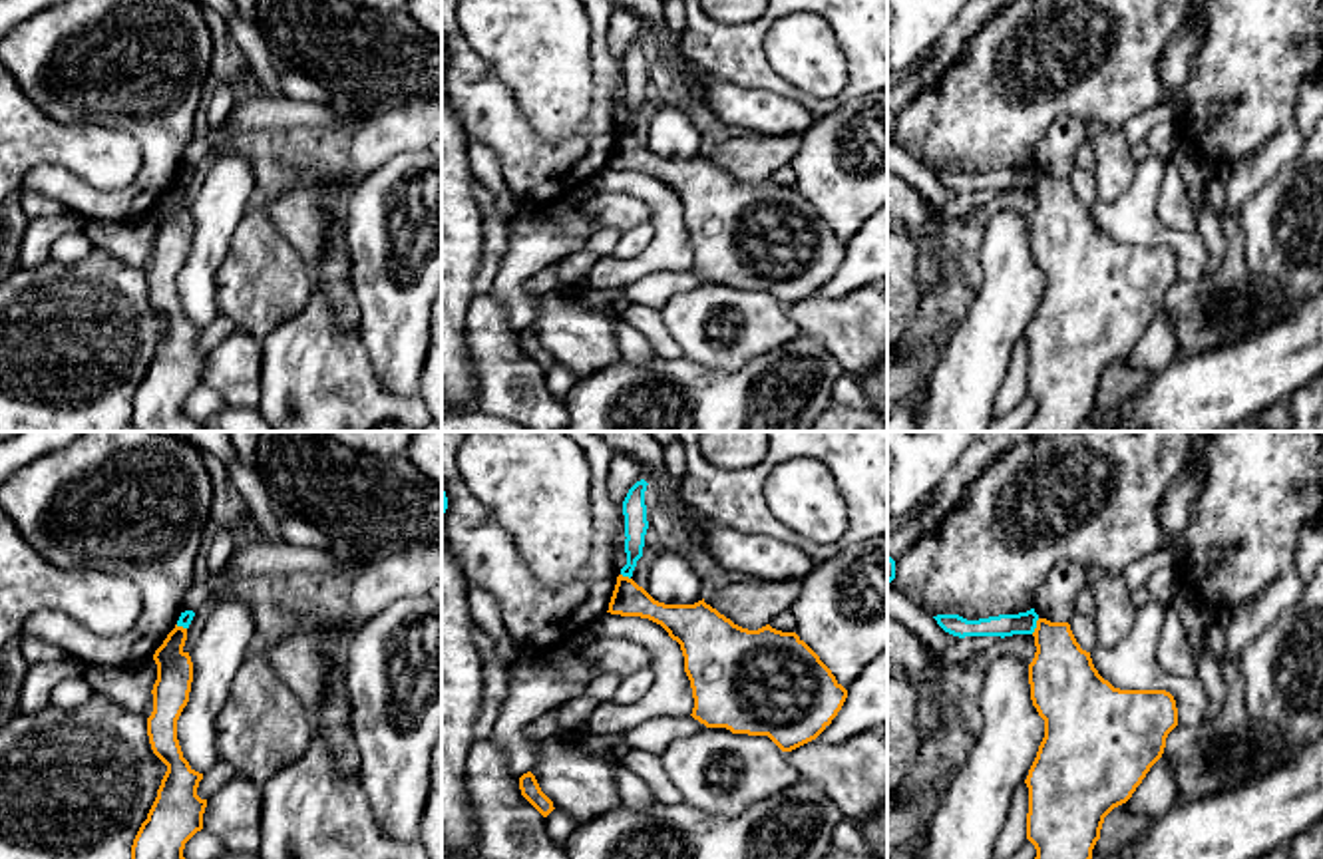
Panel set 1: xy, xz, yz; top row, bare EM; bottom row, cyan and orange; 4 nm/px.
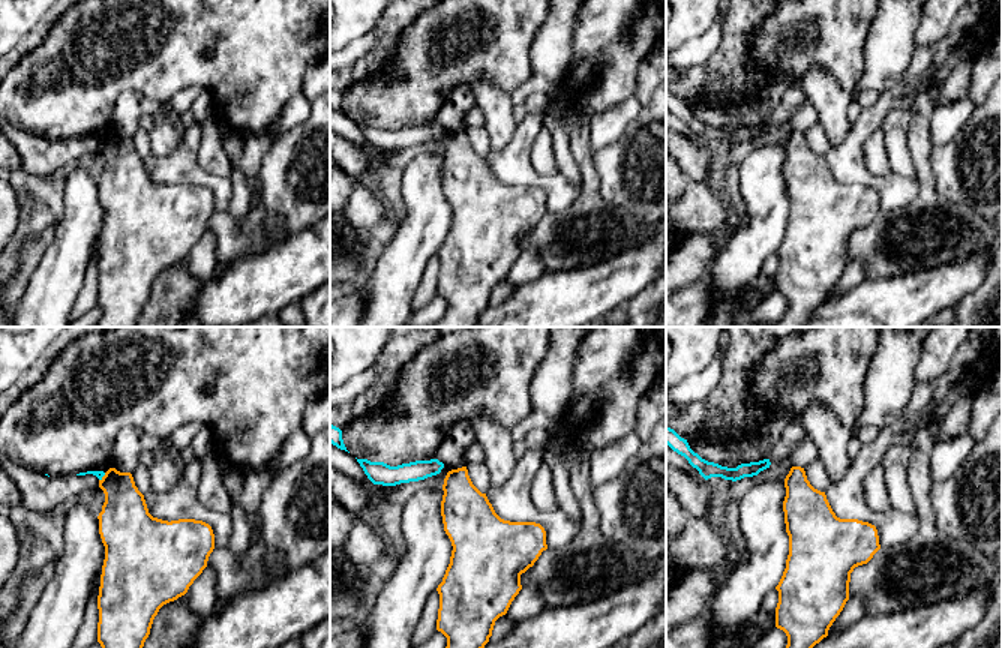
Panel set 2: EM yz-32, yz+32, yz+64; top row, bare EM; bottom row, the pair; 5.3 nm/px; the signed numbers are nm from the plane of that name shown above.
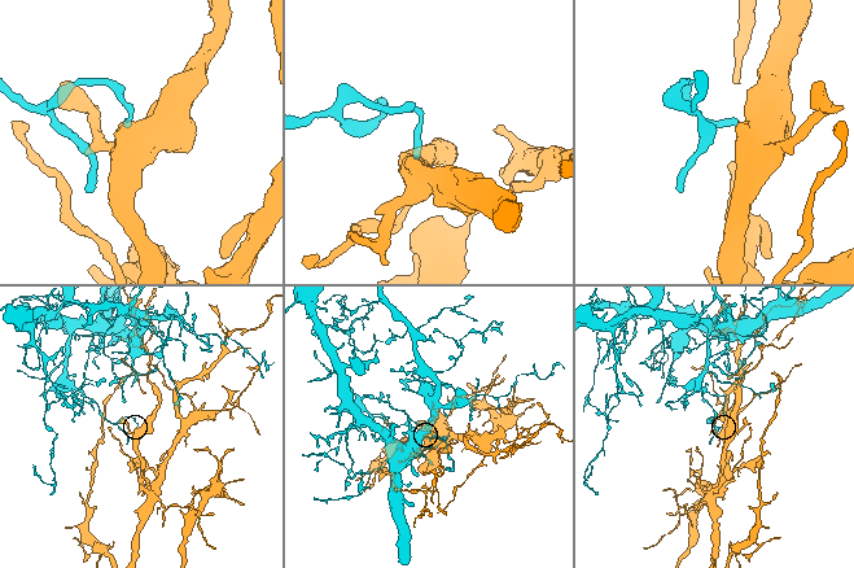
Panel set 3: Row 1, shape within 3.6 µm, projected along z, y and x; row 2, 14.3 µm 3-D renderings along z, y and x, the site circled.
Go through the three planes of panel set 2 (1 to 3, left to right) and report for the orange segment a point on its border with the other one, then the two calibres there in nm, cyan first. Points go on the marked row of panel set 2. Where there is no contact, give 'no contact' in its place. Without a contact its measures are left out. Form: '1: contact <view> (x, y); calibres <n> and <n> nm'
1: contact yz-32 (102, 476); calibres 50 and 260 nm
2: no contact
3: no contact

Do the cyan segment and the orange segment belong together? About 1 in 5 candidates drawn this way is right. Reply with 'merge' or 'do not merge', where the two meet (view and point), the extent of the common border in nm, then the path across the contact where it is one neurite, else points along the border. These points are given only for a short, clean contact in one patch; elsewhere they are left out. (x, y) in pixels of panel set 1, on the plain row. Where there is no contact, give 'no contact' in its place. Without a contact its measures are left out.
do not merge; contact yz (1035, 181); length 70 nm; border yz (1039, 173), (1031, 187)

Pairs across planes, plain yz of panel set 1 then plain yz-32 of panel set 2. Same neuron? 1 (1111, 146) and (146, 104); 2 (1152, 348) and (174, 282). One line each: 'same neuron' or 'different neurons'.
1: different neurons
2: different neurons

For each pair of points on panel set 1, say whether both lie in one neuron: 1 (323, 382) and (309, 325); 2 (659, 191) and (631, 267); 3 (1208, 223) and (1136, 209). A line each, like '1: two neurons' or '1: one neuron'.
1: one neuron
2: one neuron
3: two neurons

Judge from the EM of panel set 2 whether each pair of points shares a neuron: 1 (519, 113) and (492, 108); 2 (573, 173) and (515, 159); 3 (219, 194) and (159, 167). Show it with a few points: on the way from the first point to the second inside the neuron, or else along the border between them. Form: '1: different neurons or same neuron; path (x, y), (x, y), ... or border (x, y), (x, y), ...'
1: different neurons; border (513, 107), (513, 120), (516, 123)
2: different neurons; border (558, 171), (581, 189)
3: same neuron; path (206, 179), (186, 170), (174, 170)

